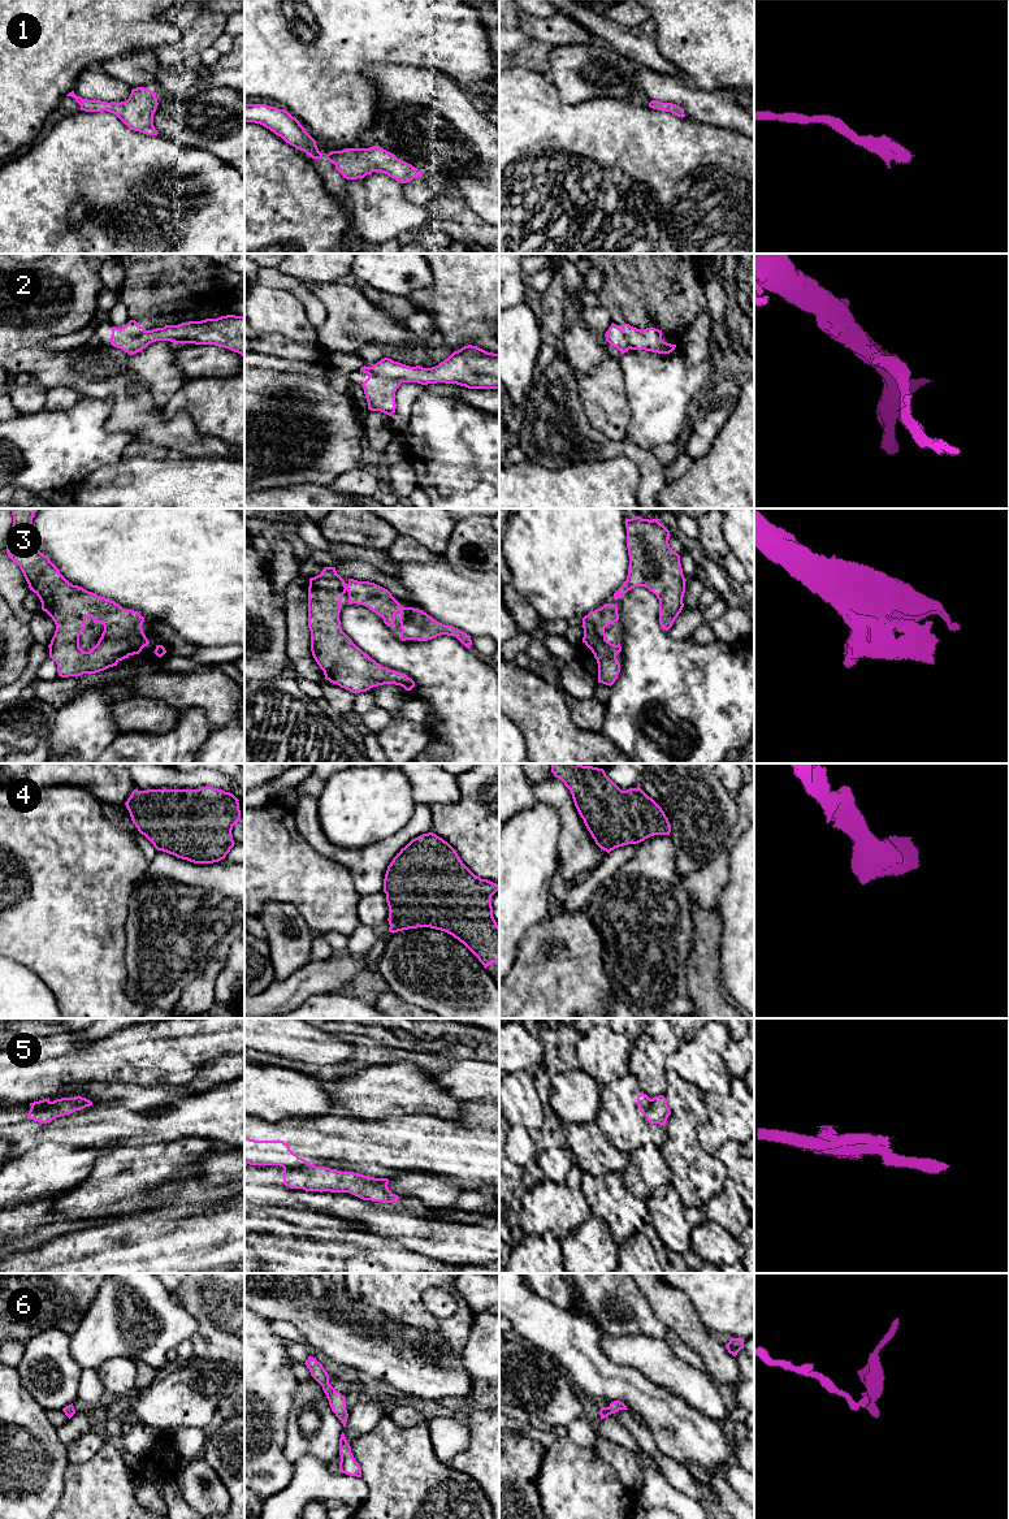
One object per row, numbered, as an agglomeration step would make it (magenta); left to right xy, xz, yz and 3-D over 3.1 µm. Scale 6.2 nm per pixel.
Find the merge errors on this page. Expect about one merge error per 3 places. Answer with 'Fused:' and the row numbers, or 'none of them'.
Fused: 5

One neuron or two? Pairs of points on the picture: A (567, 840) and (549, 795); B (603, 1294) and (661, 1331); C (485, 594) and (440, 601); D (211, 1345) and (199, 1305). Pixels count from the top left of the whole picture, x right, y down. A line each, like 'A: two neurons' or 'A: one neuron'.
A: one neuron
B: one neuron
C: one neuron
D: one neuron

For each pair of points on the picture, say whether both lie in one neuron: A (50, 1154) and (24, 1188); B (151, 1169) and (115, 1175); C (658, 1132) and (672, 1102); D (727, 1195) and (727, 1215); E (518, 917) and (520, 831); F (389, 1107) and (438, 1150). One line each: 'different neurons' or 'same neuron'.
A: same neuron
B: same neuron
C: different neurons
D: same neuron
E: same neuron
F: different neurons

